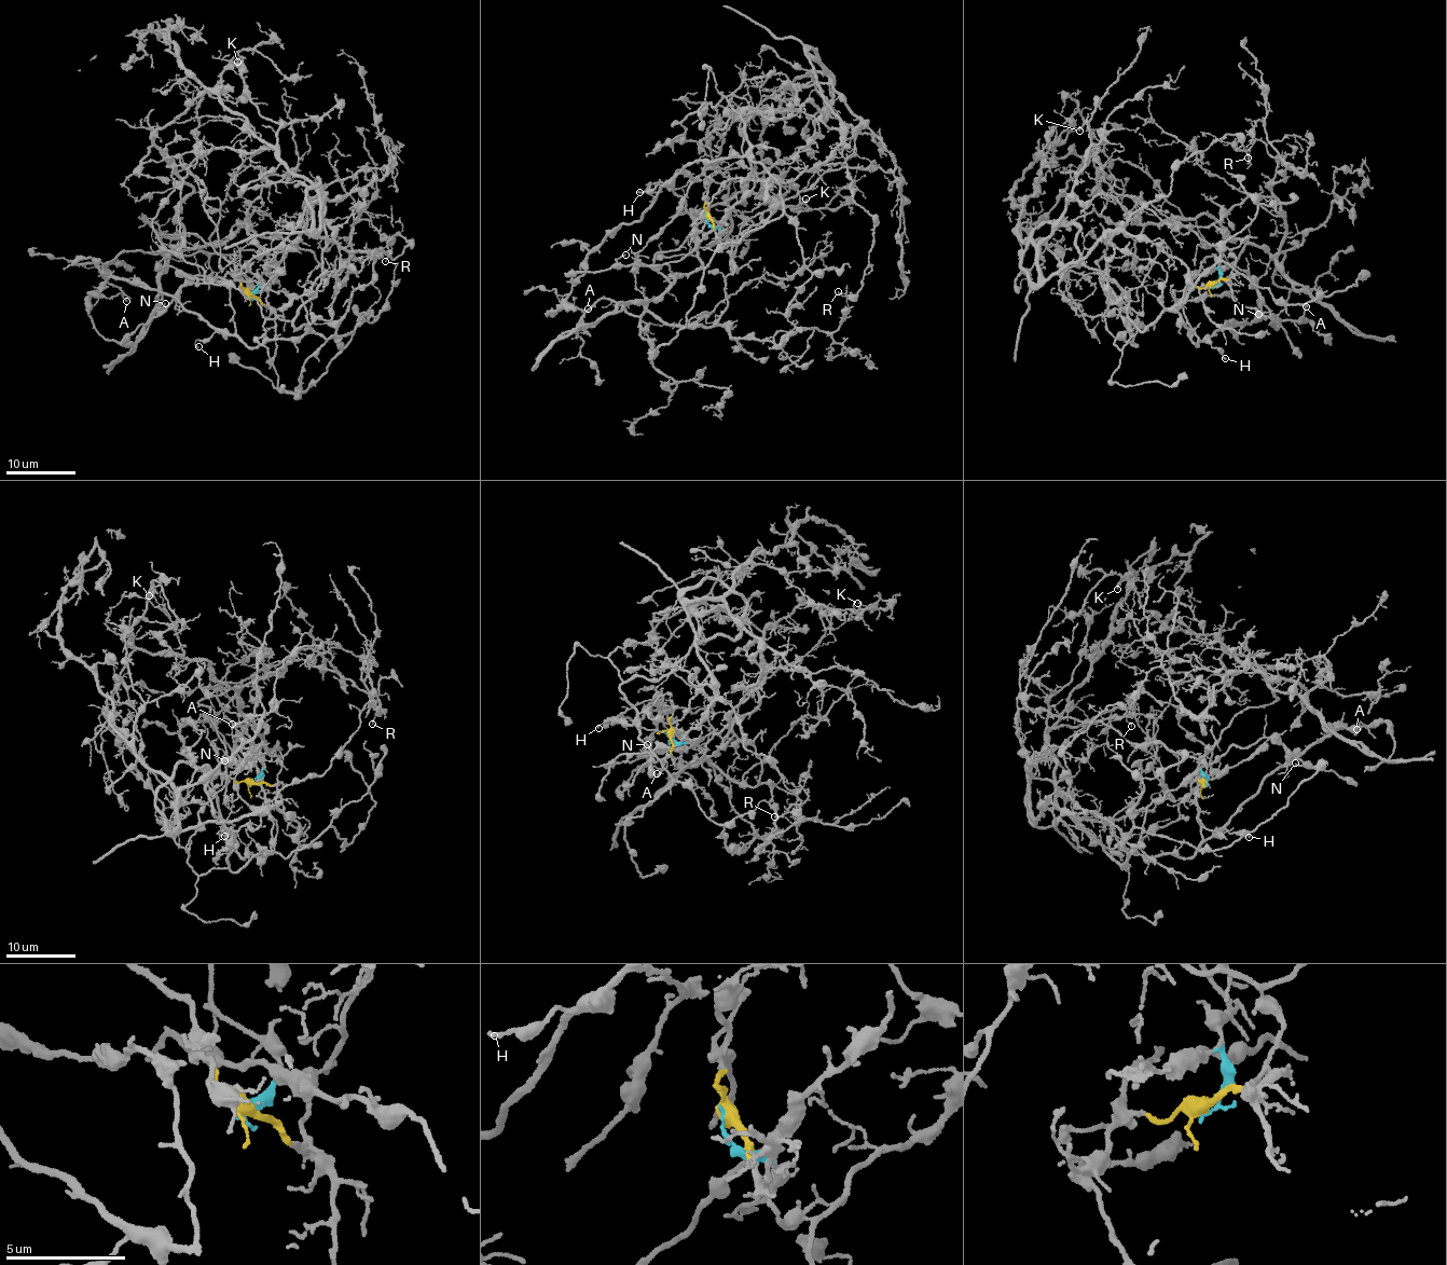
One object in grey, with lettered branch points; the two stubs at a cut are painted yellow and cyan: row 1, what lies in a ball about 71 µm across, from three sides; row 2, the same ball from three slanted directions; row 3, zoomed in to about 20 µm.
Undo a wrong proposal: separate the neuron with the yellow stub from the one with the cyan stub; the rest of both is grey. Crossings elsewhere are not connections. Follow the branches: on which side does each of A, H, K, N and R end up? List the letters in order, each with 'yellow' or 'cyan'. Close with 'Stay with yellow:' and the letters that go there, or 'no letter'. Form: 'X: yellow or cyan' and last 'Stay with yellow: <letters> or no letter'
A: cyan
H: cyan
K: yellow
N: cyan
R: yellow
Stay with yellow: K, R

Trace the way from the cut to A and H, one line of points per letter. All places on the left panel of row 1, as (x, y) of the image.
A: (248, 296), (260, 285), (301, 299), (307, 331), (249, 347), (171, 297), (108, 275), (99, 293), (126, 301)
H: (248, 296), (260, 285), (301, 299), (307, 331), (249, 347), (217, 332), (197, 340), (198, 347)

